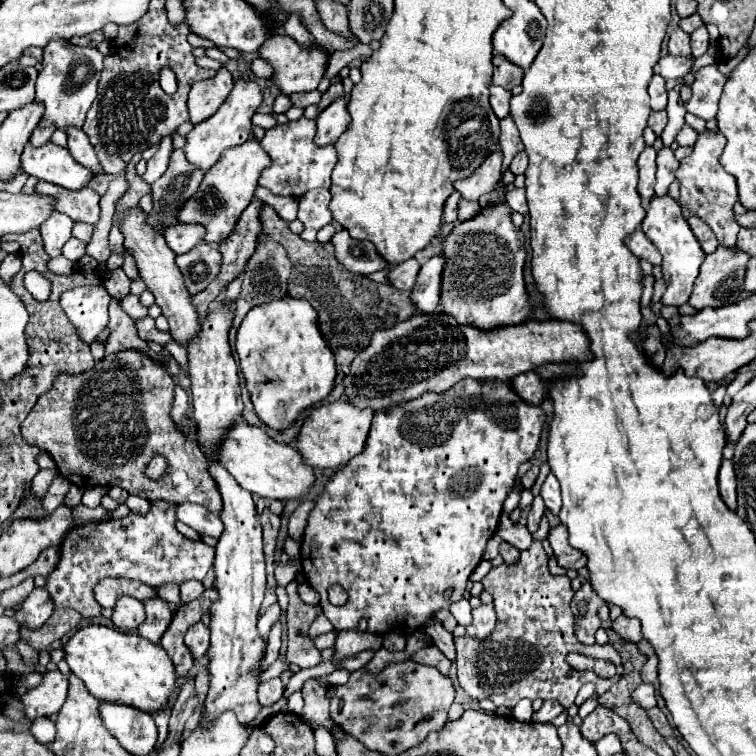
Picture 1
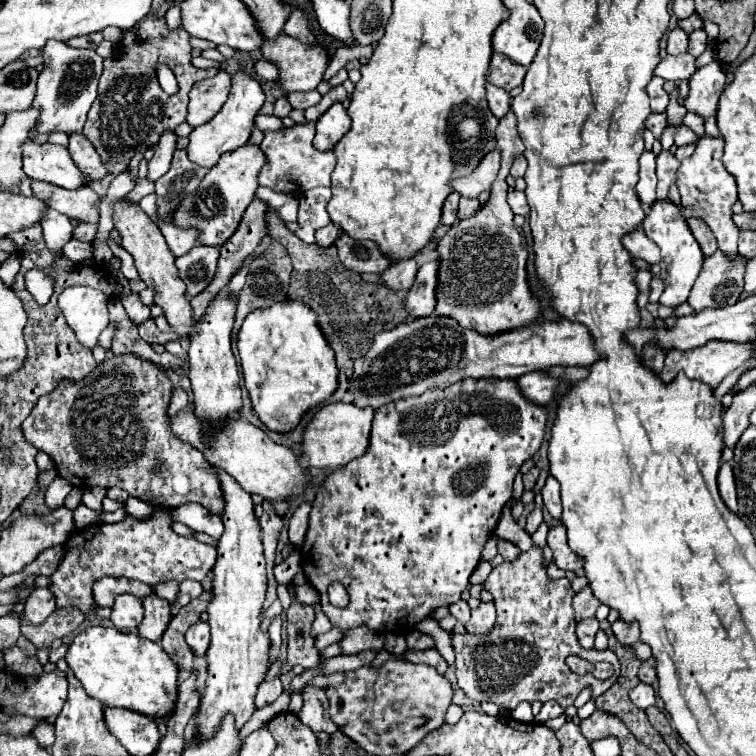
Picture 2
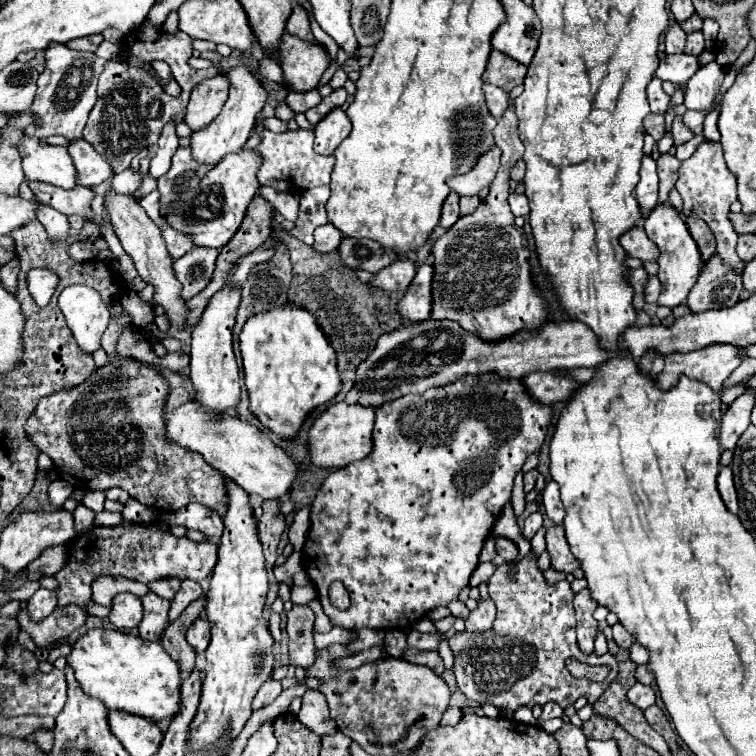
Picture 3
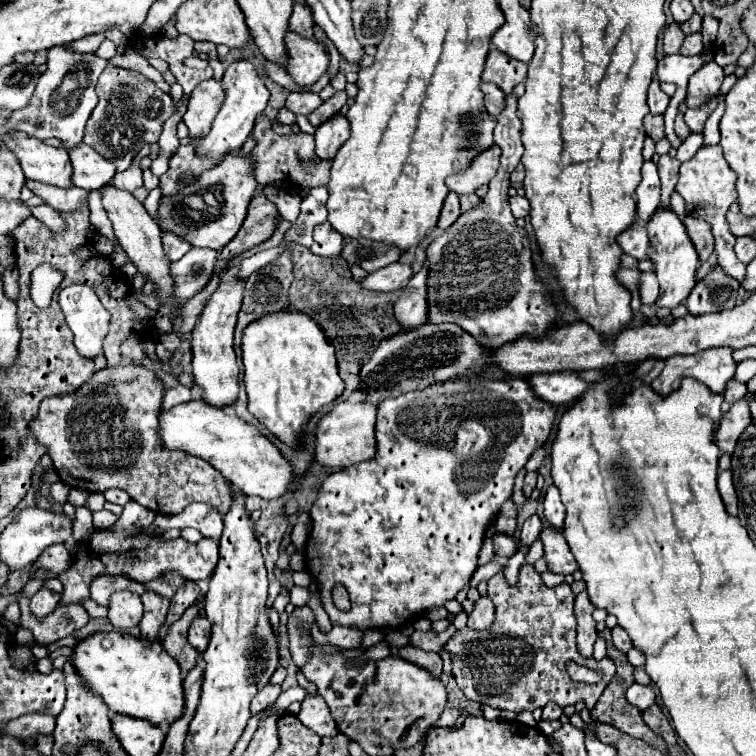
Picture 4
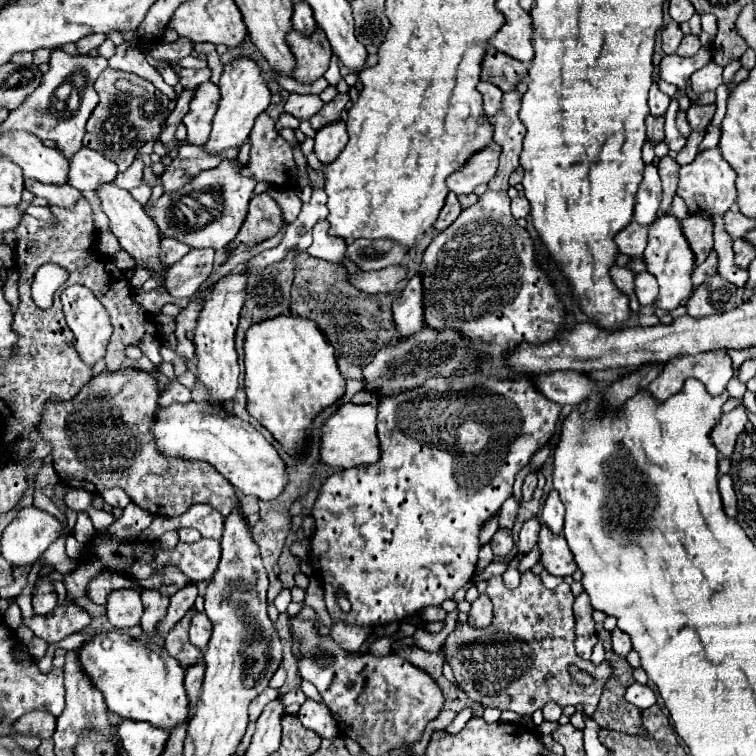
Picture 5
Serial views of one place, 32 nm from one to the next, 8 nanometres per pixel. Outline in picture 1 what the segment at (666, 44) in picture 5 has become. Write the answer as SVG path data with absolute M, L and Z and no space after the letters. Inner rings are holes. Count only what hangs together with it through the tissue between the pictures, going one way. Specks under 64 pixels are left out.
M676 28L670 34L670 40L668 40L668 52L670 54L680 54L680 56L692 56L692 52L690 52L690 36L686 32L682 32L680 28Z

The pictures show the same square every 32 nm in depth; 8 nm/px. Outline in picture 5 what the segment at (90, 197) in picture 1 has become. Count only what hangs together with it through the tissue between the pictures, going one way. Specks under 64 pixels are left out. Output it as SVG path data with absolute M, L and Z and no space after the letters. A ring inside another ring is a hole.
M24 180L26 188L30 192L34 192L36 196L42 196L48 200L50 206L58 206L58 208L72 208L76 206L76 202L82 198L82 192L72 188L70 184L66 186L54 186L54 184L42 184L42 182L34 182L34 180Z

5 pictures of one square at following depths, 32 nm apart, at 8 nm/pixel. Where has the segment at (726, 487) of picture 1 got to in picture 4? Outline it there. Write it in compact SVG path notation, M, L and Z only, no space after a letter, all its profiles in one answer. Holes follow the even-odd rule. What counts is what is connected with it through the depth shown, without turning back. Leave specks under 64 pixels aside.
M722 470L718 474L718 490L720 490L720 496L724 500L728 514L736 516L738 514L738 498L736 498L736 490L732 484L732 472L730 470Z

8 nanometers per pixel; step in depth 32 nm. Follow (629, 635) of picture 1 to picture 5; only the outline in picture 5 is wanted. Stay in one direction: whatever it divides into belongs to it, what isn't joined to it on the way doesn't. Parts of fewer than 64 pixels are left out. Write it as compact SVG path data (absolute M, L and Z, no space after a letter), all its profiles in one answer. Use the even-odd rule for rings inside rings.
M614 628L612 630L612 648L614 648L614 652L626 656L632 650L632 642L628 640L628 634L620 632L618 628Z

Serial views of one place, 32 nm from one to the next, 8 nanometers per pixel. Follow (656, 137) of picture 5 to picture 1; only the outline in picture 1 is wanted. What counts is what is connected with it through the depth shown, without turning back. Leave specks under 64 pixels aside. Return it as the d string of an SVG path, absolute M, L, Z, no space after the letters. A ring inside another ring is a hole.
M666 110L652 112L652 114L650 114L650 118L648 118L648 126L654 130L654 134L656 134L656 136L660 136L660 134L662 134L662 130L664 130L666 122L668 122L668 114L666 114Z

